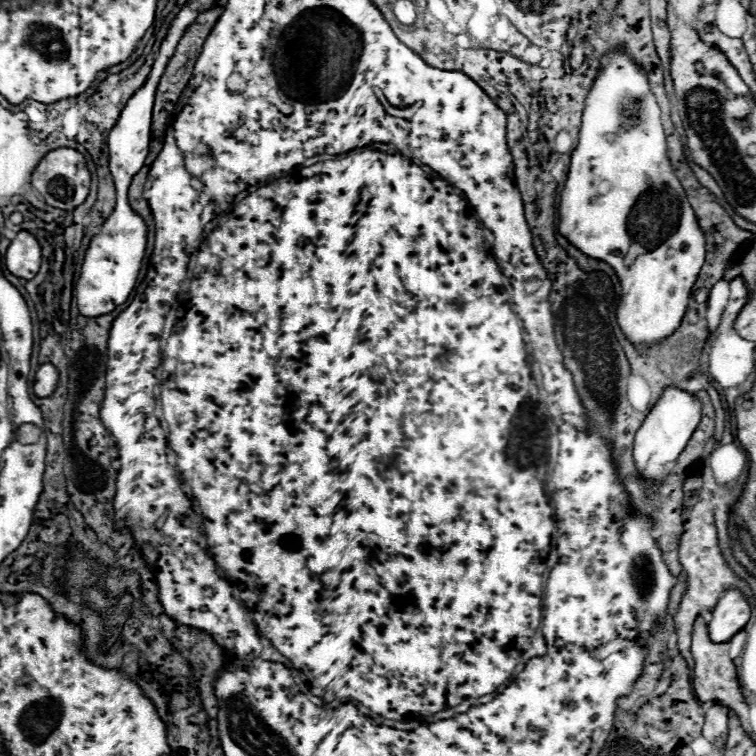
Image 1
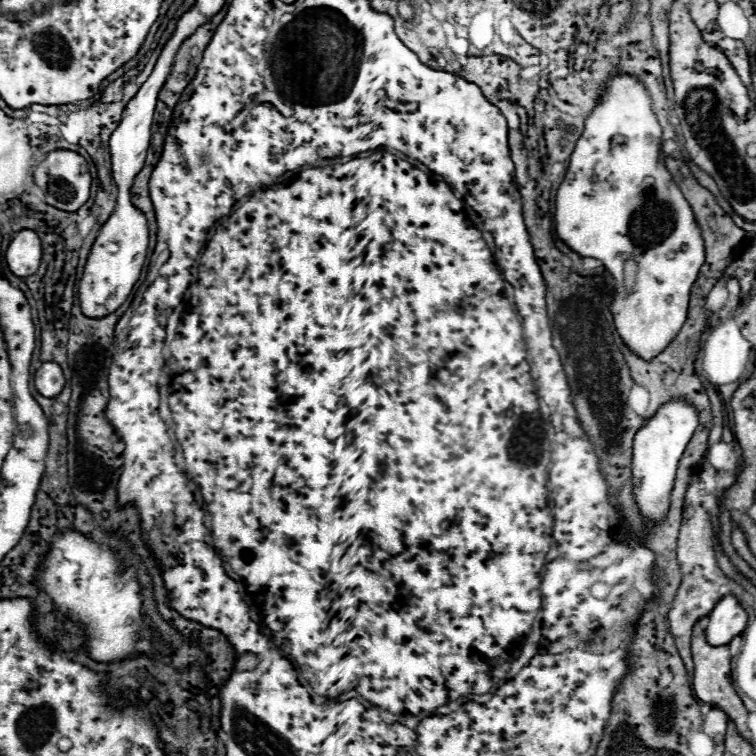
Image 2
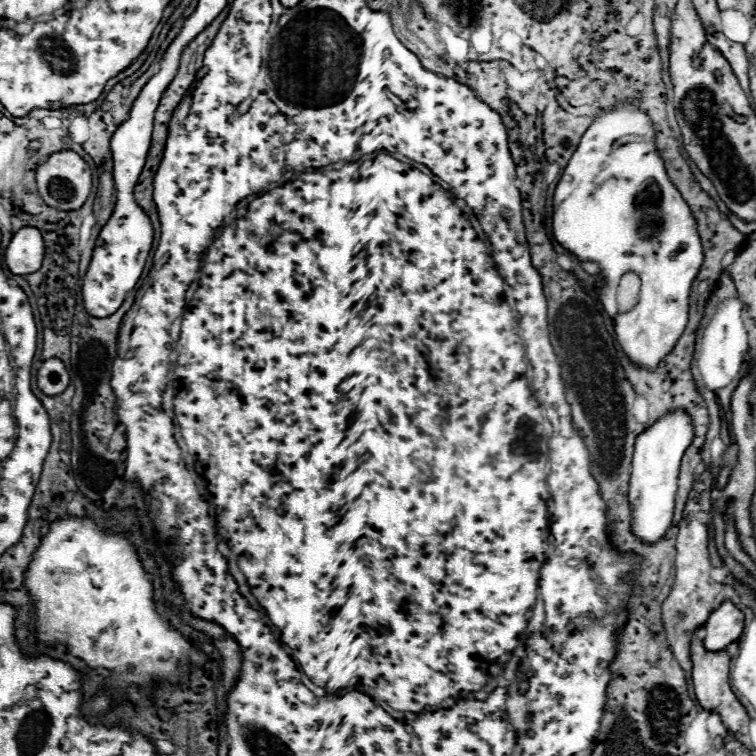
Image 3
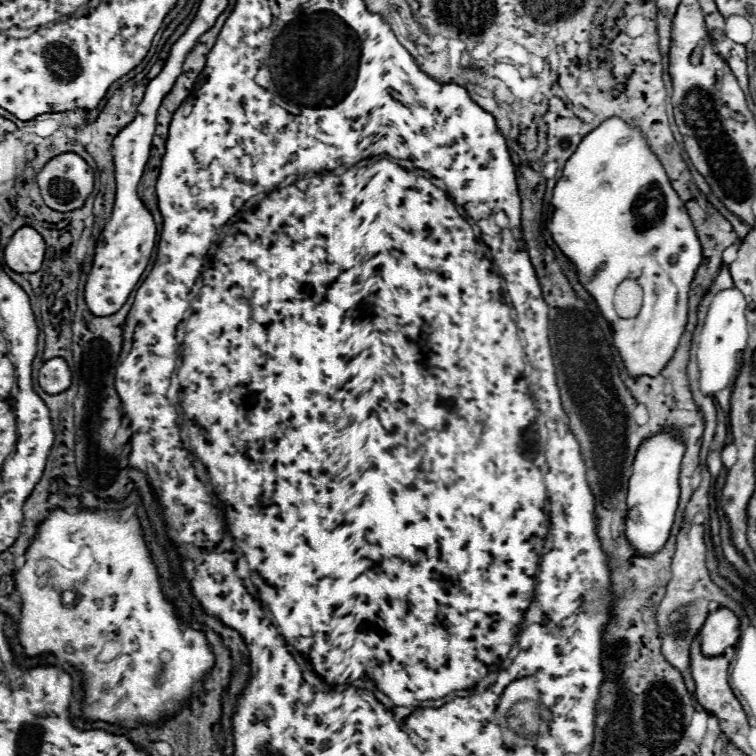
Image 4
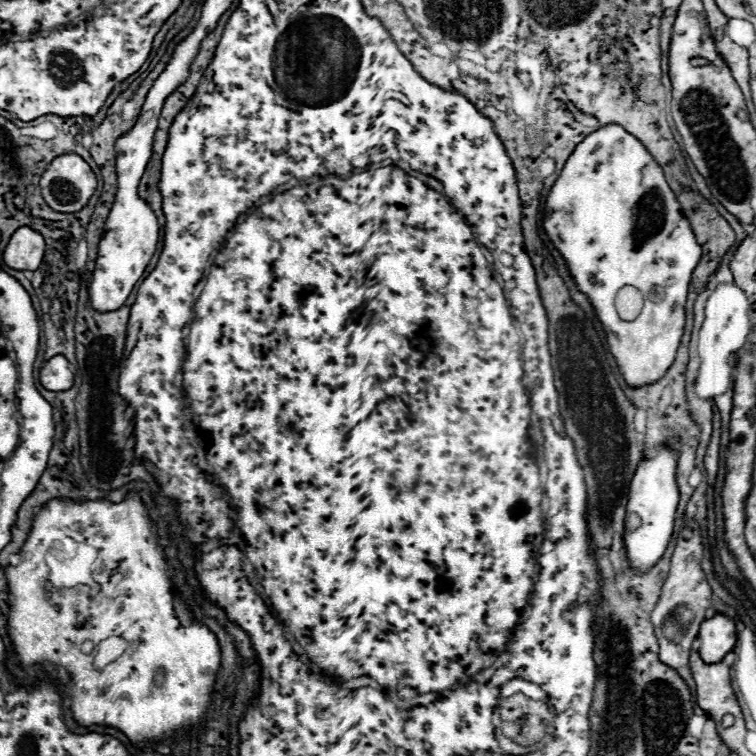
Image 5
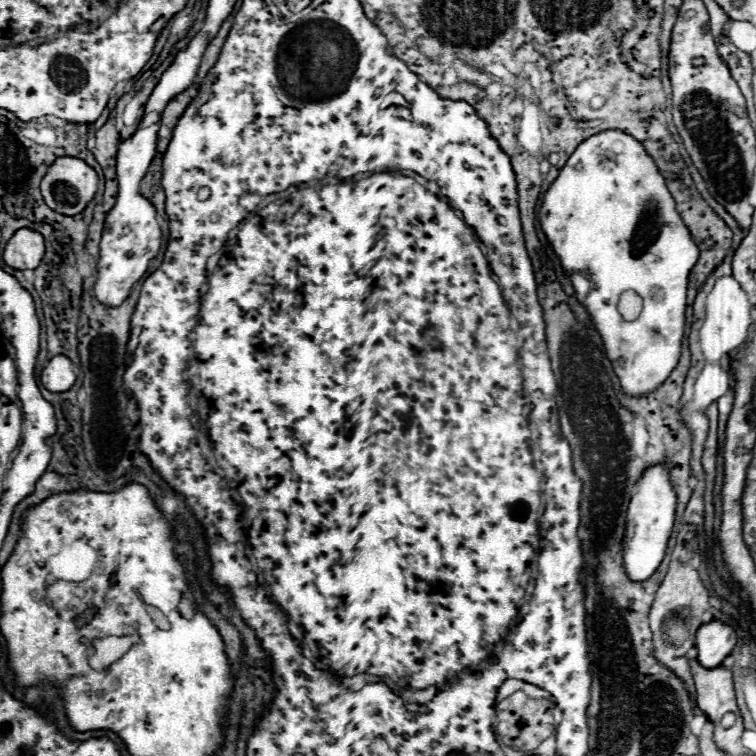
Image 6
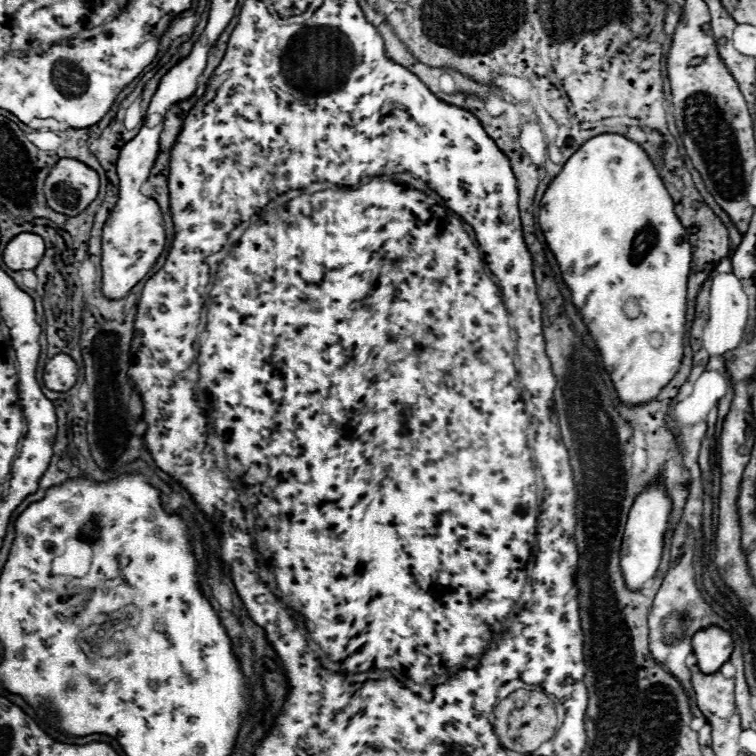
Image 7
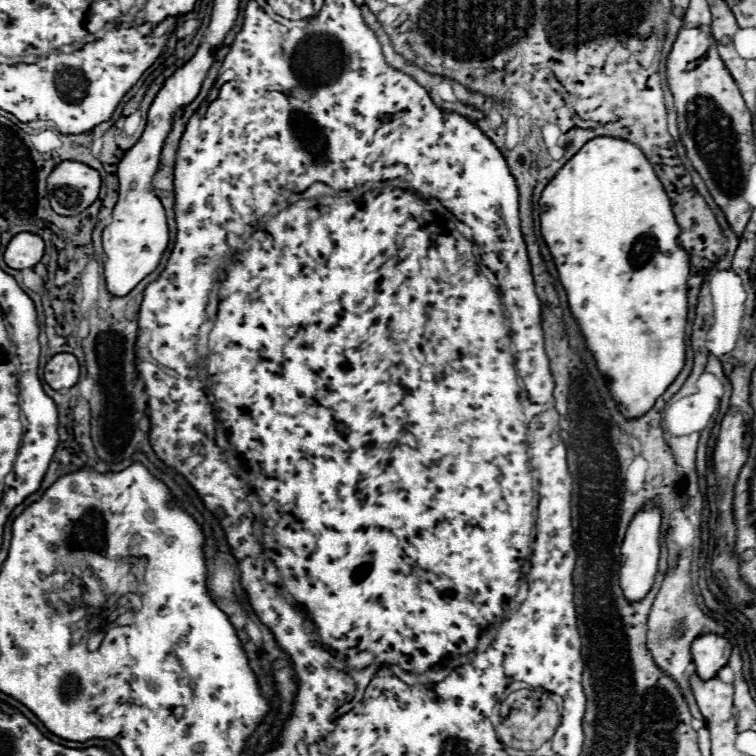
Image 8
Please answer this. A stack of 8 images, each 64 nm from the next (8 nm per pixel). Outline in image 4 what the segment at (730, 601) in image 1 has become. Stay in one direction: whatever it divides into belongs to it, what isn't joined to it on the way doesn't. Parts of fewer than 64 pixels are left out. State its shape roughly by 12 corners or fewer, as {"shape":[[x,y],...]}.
{"shape":[[720,608],[700,630],[702,654],[722,656],[740,636],[738,616]]}

